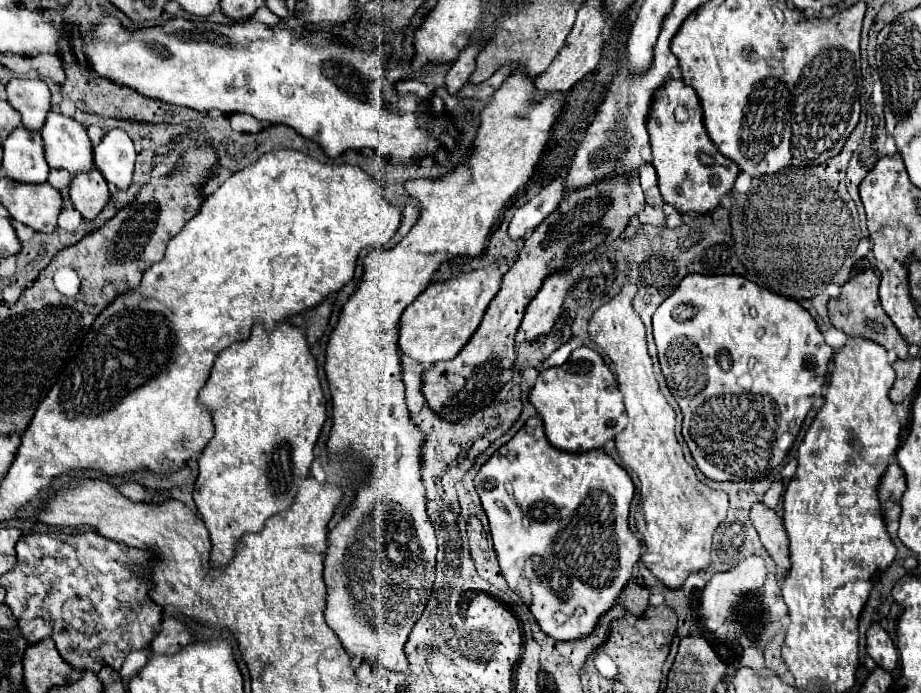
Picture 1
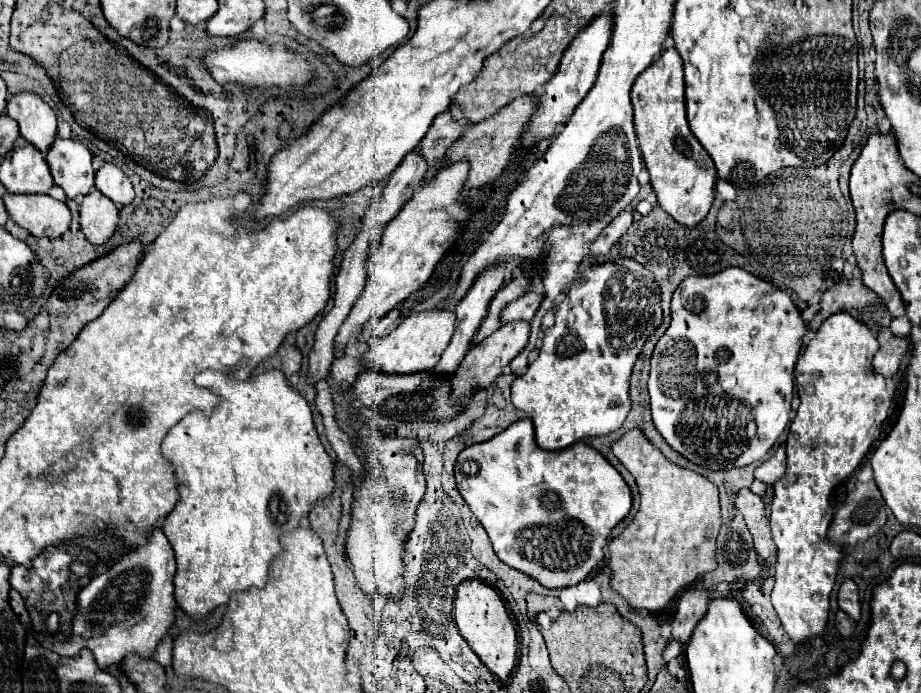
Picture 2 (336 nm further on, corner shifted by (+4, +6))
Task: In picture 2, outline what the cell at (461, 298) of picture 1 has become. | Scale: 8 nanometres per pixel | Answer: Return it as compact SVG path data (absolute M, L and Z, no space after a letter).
M432 309L432 311L414 313L406 317L390 335L370 341L370 349L364 355L364 365L378 373L388 373L388 375L424 373L440 361L440 355L444 353L444 349L448 347L454 335L454 327L456 327L456 321L452 311L440 313L438 309Z

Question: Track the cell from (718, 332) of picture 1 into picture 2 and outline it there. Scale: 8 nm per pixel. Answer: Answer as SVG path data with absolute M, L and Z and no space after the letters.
M728 267L716 275L708 277L688 277L680 289L676 289L672 297L672 323L666 329L666 333L660 337L654 355L652 355L652 367L650 367L650 379L648 379L648 393L650 393L650 411L652 411L652 423L658 429L658 433L666 439L666 443L684 455L688 461L704 467L704 469L732 469L732 467L746 467L752 463L758 463L764 459L764 455L770 451L770 447L776 443L776 439L782 435L782 431L788 427L790 413L792 413L792 397L794 397L794 365L802 351L802 337L806 333L806 325L800 317L800 311L792 303L792 299L778 289L772 283L762 281L760 277L740 269L740 267Z

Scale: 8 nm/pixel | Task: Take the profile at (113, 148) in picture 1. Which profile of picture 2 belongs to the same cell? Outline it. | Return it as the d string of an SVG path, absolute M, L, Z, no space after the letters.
M106 163L96 173L96 189L110 201L120 205L130 205L134 201L134 187L120 167Z

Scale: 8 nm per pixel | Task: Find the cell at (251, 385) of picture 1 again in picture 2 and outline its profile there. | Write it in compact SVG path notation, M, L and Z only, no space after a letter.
M272 369L266 371L254 379L248 381L236 381L232 377L228 377L226 373L214 373L214 371L206 371L206 373L198 373L196 375L196 385L198 387L208 387L214 389L214 393L218 393L222 397L220 405L214 409L214 413L210 417L204 417L200 411L192 411L188 413L178 425L174 425L172 431L168 431L168 435L162 441L162 457L174 467L176 473L176 485L178 485L178 501L176 507L172 509L172 513L164 519L162 523L162 531L168 537L168 541L172 543L172 549L176 553L176 575L174 575L174 599L178 603L178 607L190 615L194 621L204 619L208 613L212 613L218 605L226 605L230 601L230 595L234 591L244 591L248 587L264 587L266 579L268 579L268 565L270 561L282 551L280 545L280 537L286 533L292 533L300 521L312 511L314 503L318 499L326 499L330 497L330 493L334 491L334 481L332 481L332 469L334 463L328 457L328 453L324 451L320 437L314 429L314 421L312 421L312 409L306 403L306 399L294 391L288 383L286 377L282 375L282 371Z

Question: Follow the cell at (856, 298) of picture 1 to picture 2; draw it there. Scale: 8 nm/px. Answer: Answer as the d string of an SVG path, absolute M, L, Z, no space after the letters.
M842 279L822 293L820 311L808 323L810 331L818 331L822 321L834 313L850 313L854 319L862 321L874 331L878 331L880 327L888 327L892 319L880 297L864 287L860 279Z

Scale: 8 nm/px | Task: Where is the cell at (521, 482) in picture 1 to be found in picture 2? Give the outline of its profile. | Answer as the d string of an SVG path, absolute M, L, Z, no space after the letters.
M530 419L512 423L504 433L480 445L466 447L454 465L456 485L474 517L486 529L494 553L512 569L534 577L548 589L576 585L604 559L602 547L610 531L630 513L632 495L622 475L590 445L574 443L560 451L544 451L534 441Z

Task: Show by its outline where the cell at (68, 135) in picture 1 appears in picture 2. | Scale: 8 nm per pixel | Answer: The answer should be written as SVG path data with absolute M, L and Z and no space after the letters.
M58 137L46 153L46 161L54 183L66 191L68 199L84 197L94 189L92 153L80 141Z

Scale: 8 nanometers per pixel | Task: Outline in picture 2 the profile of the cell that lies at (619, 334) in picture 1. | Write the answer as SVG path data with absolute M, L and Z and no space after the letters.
M634 429L628 431L622 439L618 439L612 447L614 455L622 461L622 465L634 475L636 485L640 489L640 511L636 519L608 543L612 557L608 561L612 569L610 587L620 593L632 609L646 609L648 613L662 611L678 591L686 589L690 583L698 581L702 575L716 569L716 537L722 525L720 519L720 503L718 503L718 487L710 483L706 477L672 465L668 459L662 457L662 453L648 441L644 435Z

